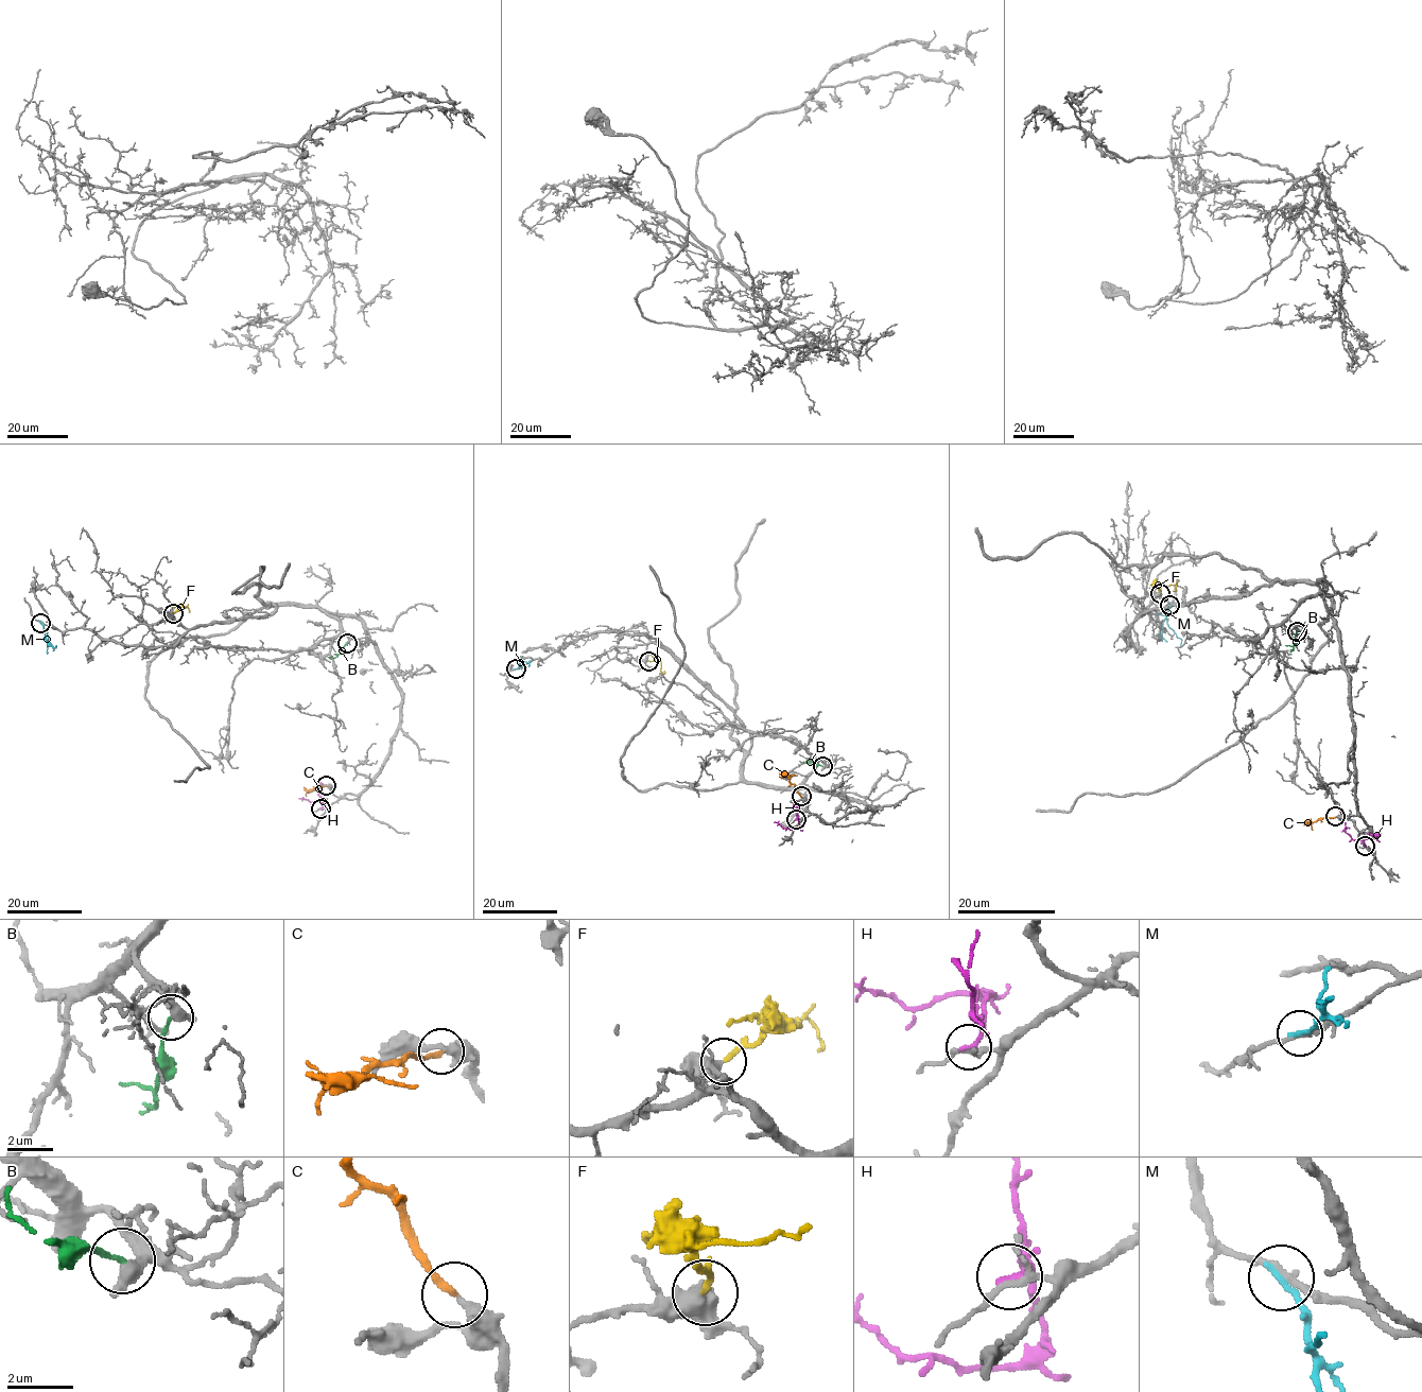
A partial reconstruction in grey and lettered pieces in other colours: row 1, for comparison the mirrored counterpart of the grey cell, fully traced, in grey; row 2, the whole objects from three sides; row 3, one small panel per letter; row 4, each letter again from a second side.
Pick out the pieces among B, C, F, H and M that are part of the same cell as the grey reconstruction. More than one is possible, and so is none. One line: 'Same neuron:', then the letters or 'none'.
Same neuron: C, F

